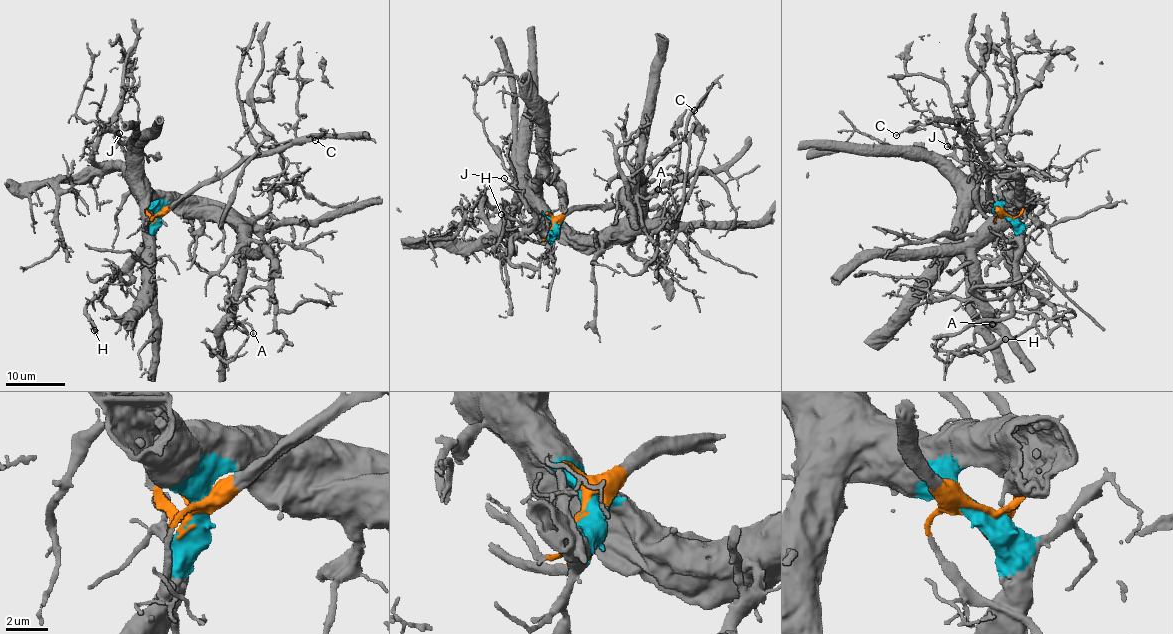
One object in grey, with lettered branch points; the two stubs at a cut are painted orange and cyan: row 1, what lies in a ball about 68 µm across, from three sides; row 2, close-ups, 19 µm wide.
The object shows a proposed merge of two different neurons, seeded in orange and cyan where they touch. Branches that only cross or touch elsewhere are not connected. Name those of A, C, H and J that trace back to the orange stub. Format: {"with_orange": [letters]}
{"with_orange": ["C", "J"]}

